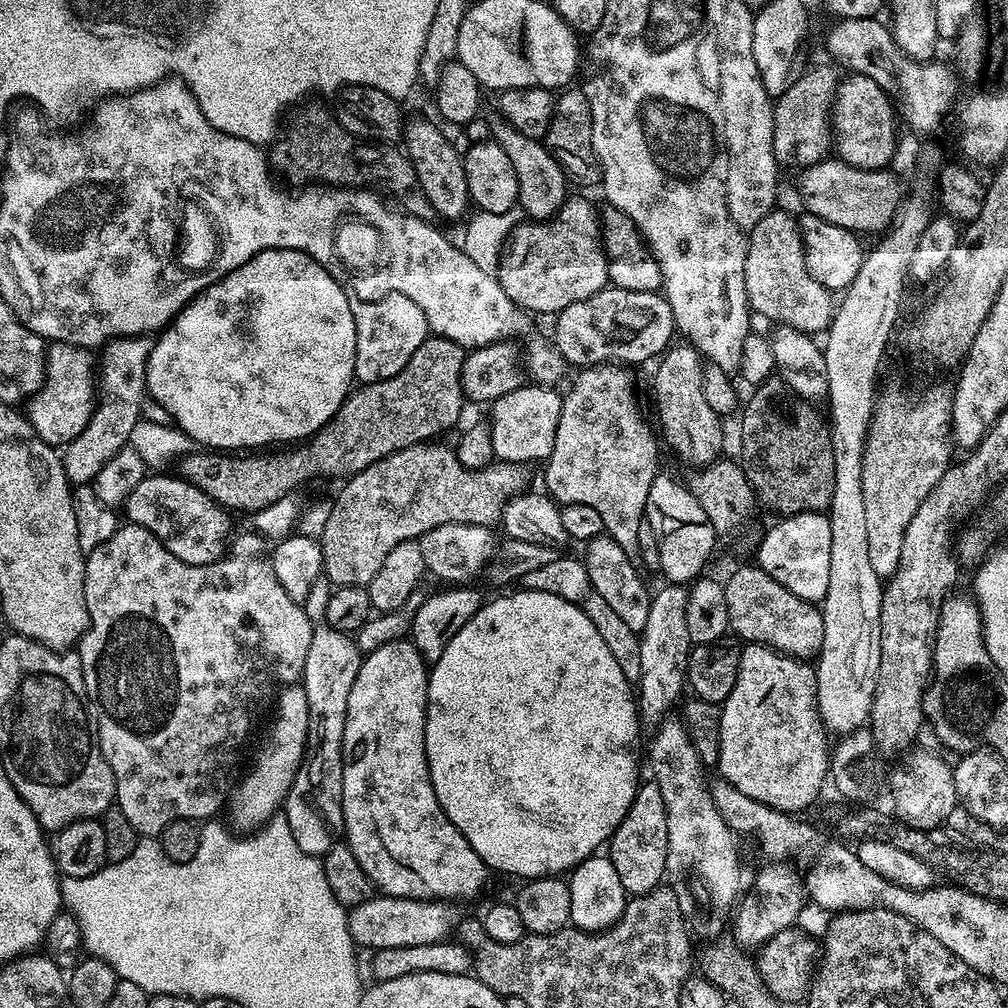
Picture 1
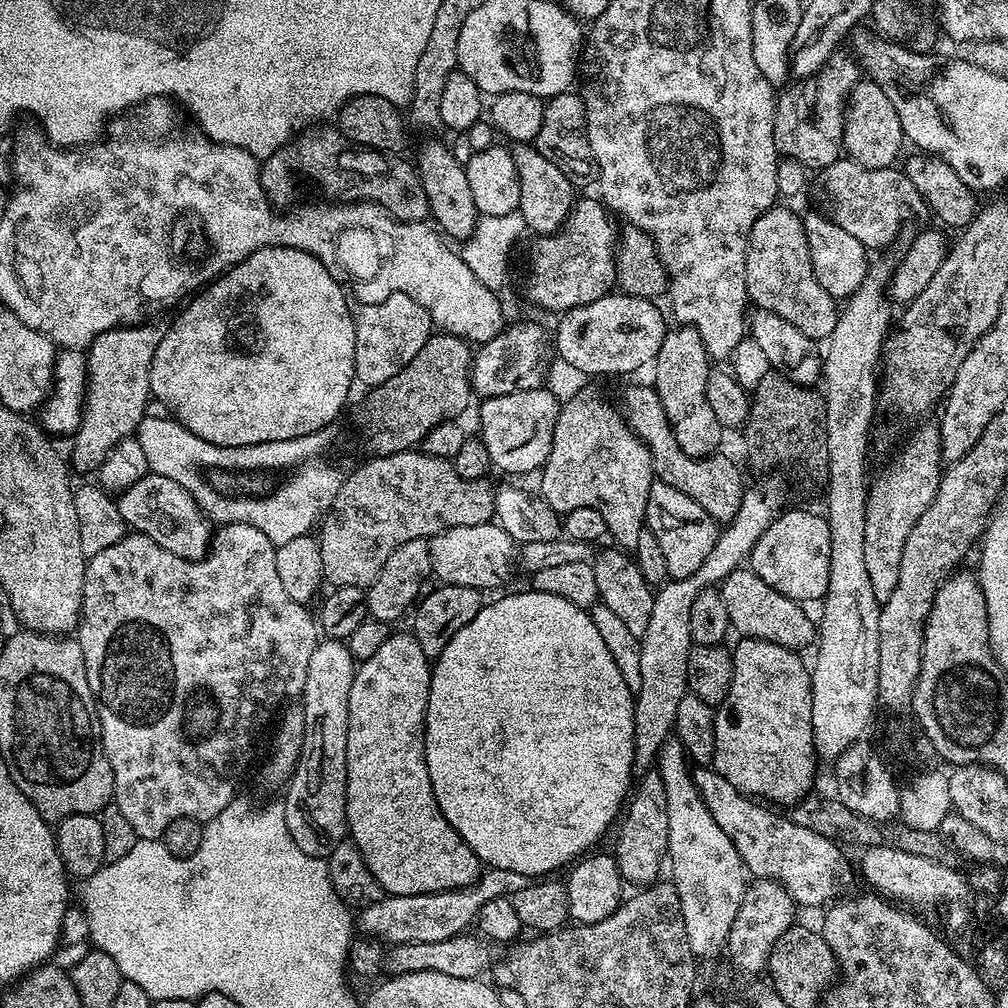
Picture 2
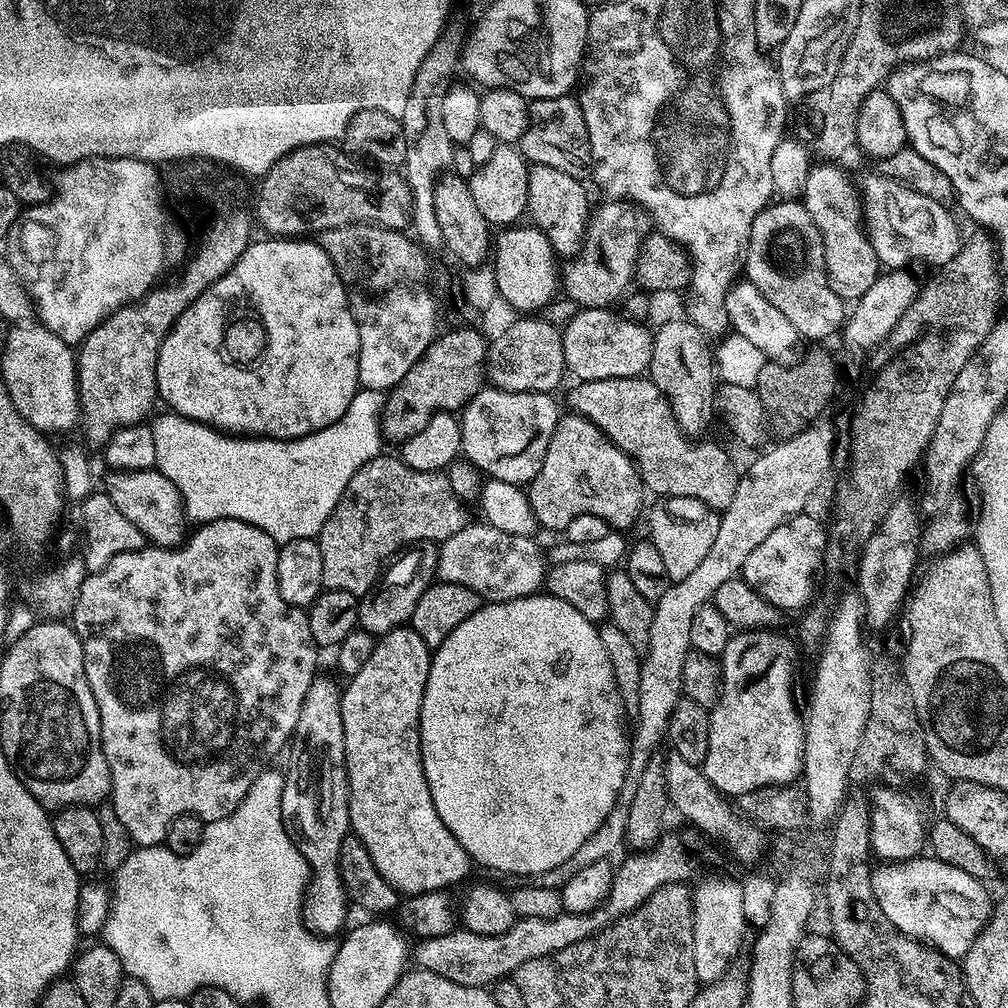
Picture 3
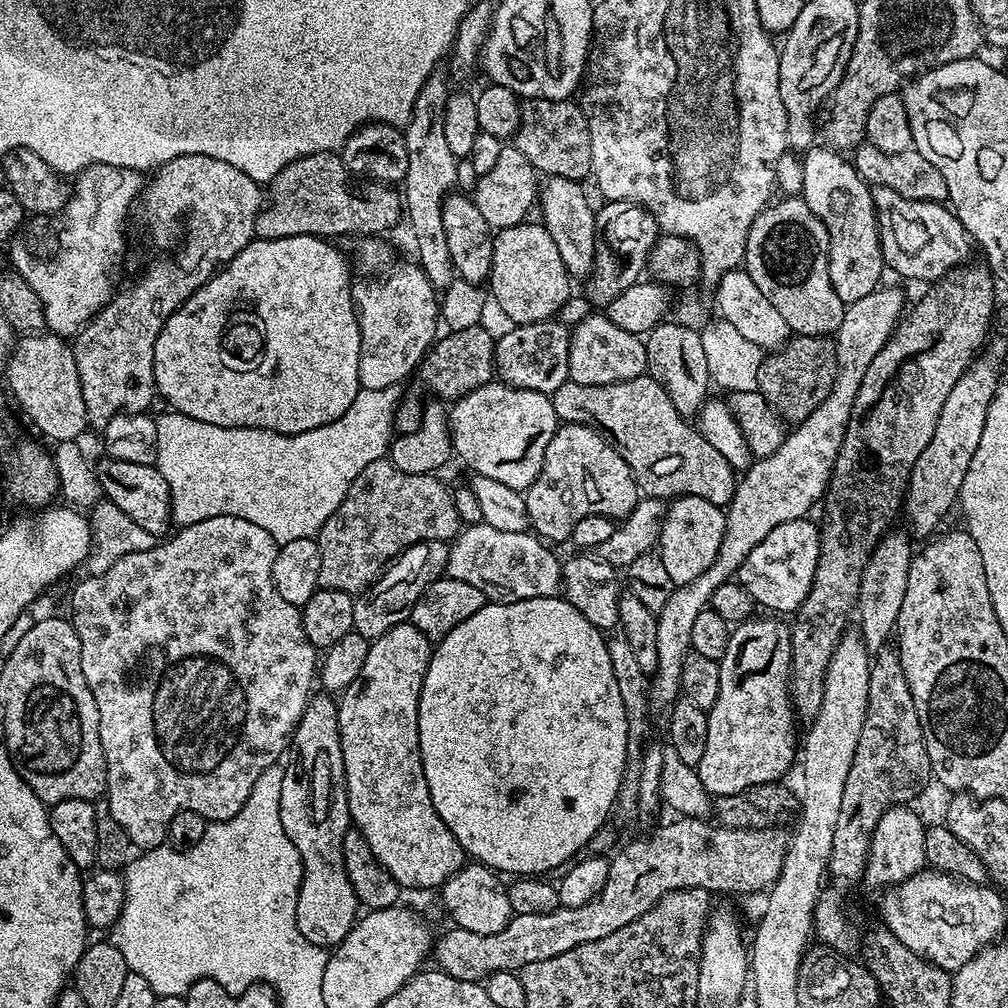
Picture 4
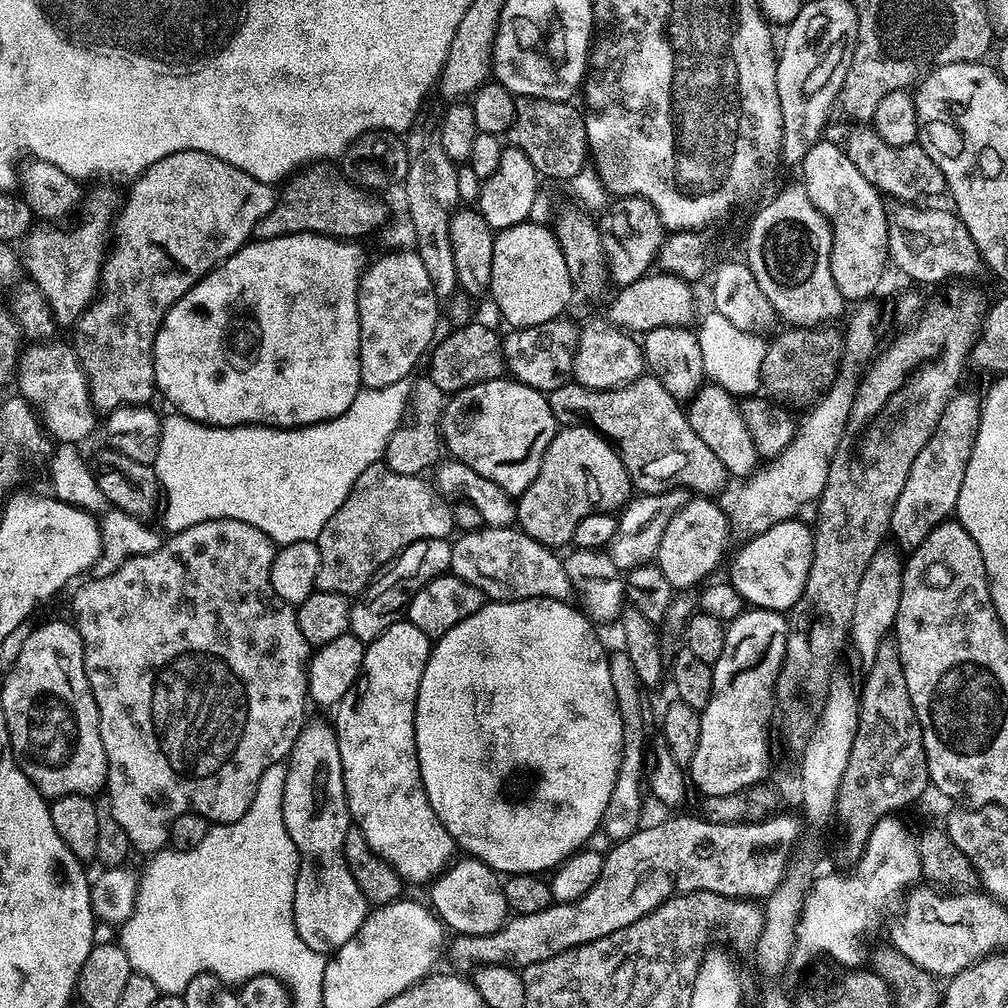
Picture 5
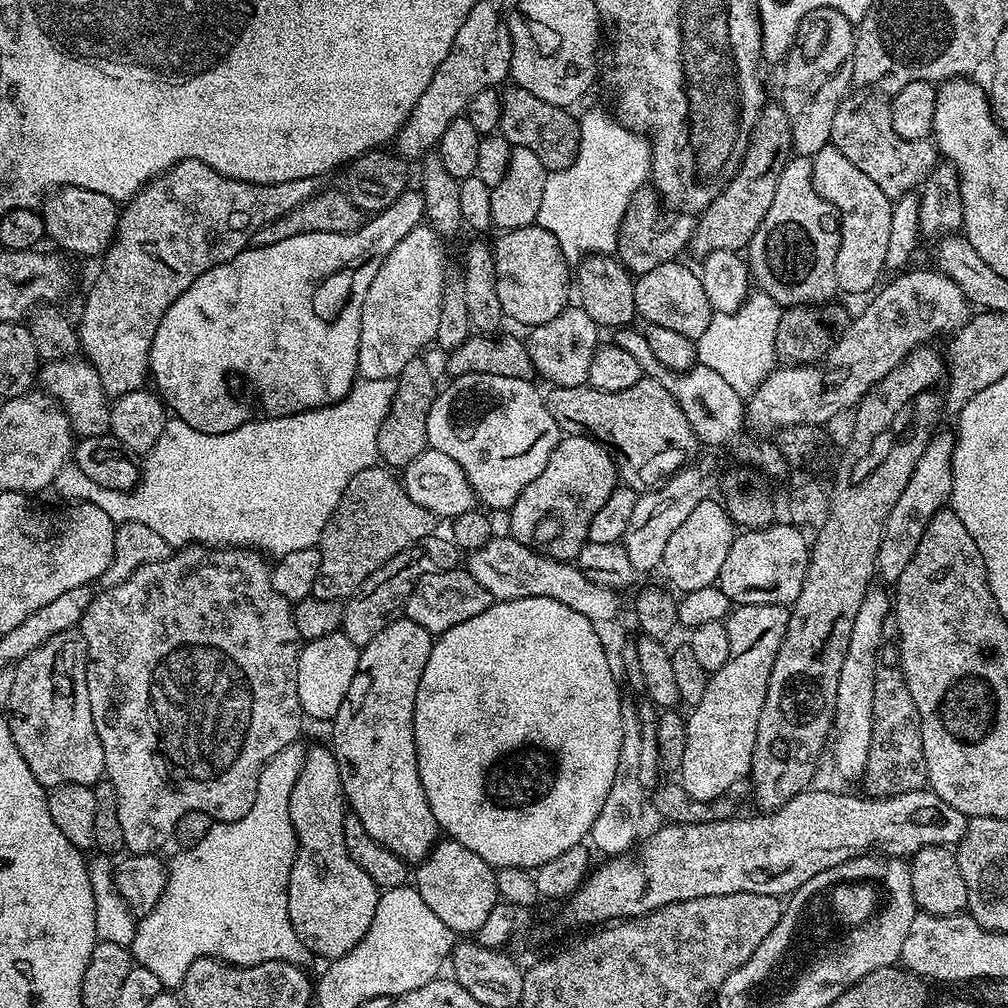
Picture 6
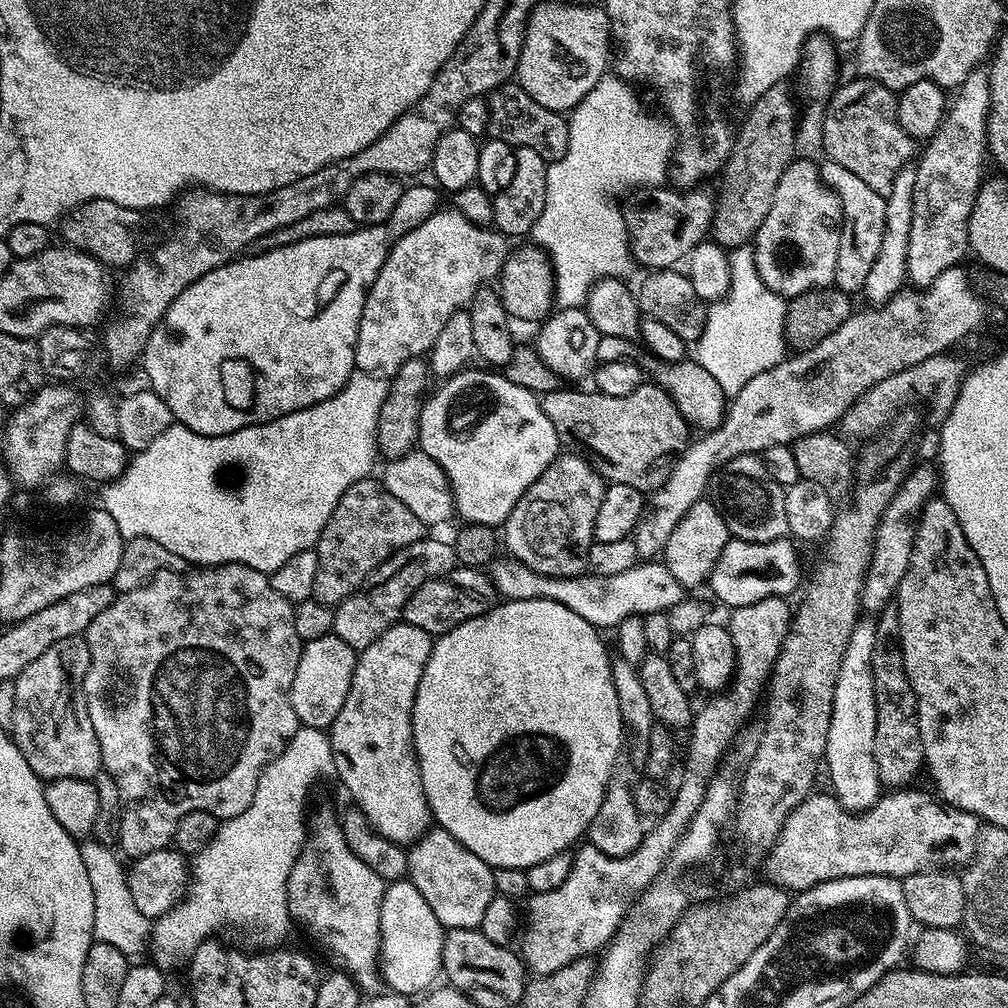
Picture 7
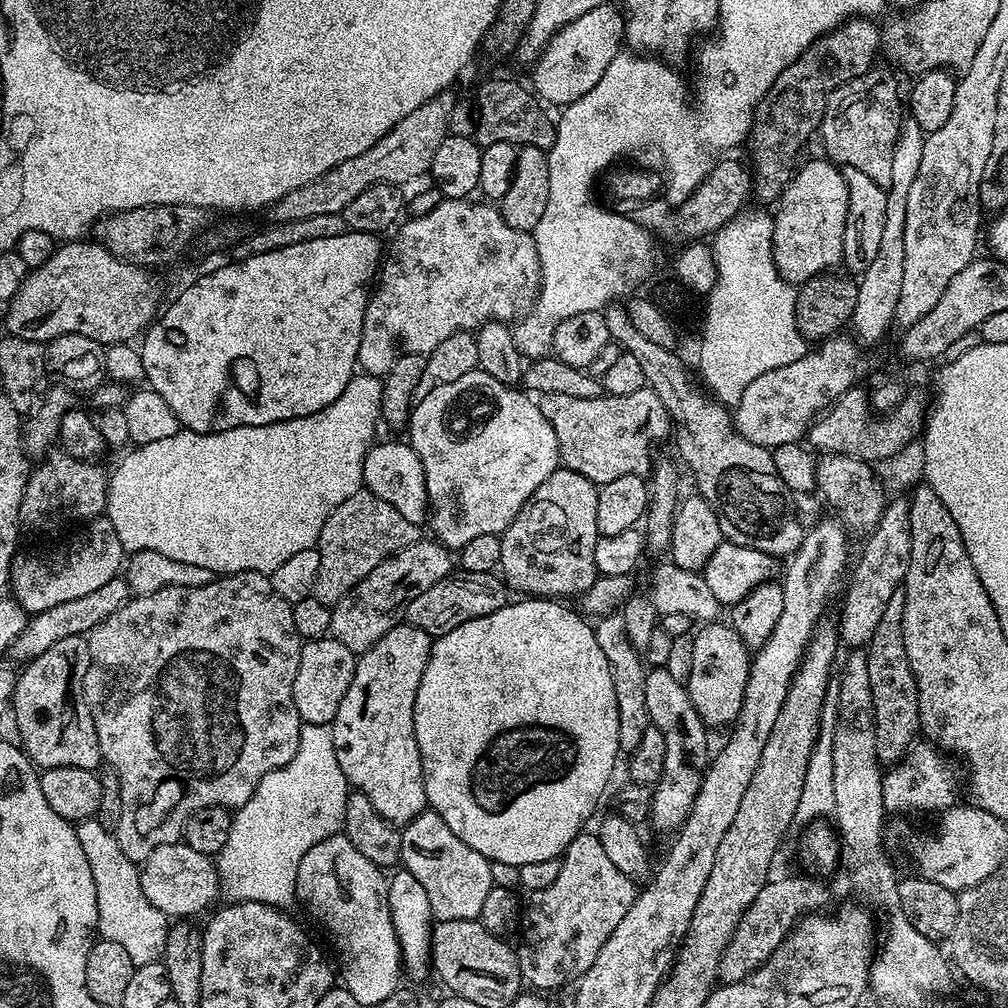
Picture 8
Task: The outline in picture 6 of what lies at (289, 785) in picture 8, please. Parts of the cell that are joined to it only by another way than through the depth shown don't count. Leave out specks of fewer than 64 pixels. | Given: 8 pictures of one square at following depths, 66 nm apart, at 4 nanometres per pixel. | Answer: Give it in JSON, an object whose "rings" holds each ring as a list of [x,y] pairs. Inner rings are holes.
{"rings":[[[297,742],[286,746],[278,754],[274,754],[274,758],[270,758],[270,762],[264,764],[262,774],[258,778],[258,794],[254,798],[254,806],[250,806],[249,812],[242,814],[242,818],[238,818],[234,822],[216,822],[206,834],[206,838],[202,838],[202,842],[198,842],[193,848],[186,848],[177,851],[177,856],[173,858],[172,864],[167,865],[167,880],[165,882],[165,890],[161,897],[158,898],[157,905],[145,916],[139,917],[136,925],[136,933],[130,945],[132,959],[137,965],[146,970],[151,970],[157,976],[161,986],[168,990],[176,990],[184,983],[184,975],[186,970],[190,970],[190,966],[198,958],[203,956],[215,956],[218,960],[223,960],[225,964],[234,964],[237,968],[249,968],[255,964],[262,962],[270,962],[271,960],[281,960],[287,964],[307,965],[310,959],[310,953],[305,948],[304,943],[296,937],[294,926],[290,922],[290,910],[288,909],[288,879],[290,878],[290,870],[292,863],[296,857],[296,835],[294,834],[294,826],[290,822],[290,790],[294,790],[294,782],[298,780],[298,774],[302,770],[302,762],[306,751],[305,745]]]}

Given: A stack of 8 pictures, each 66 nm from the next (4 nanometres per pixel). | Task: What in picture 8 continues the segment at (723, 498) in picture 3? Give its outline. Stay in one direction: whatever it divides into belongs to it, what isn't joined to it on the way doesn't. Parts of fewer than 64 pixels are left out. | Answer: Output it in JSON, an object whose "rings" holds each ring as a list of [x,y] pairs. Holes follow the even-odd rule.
{"rings":[[[647,386],[642,390],[634,390],[634,394],[602,394],[598,398],[570,398],[570,394],[546,394],[539,397],[538,403],[546,422],[550,422],[554,430],[554,438],[560,451],[560,464],[590,478],[597,486],[614,482],[614,478],[622,478],[622,474],[647,477],[654,467],[652,444],[666,439],[667,436],[669,439],[674,428],[668,418],[666,406],[662,406],[658,394],[654,394]]]}

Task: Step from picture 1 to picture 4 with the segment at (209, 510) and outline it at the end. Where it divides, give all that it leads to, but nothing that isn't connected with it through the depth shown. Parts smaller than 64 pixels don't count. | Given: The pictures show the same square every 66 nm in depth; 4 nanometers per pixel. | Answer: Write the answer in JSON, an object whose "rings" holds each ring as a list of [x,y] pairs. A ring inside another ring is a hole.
{"rings":[[[104,458],[100,465],[98,463],[95,465],[94,471],[103,499],[114,502],[114,506],[118,506],[118,510],[122,510],[122,514],[134,518],[134,522],[138,522],[138,526],[142,526],[142,530],[146,530],[150,535],[157,538],[169,535],[168,524],[173,523],[172,494],[168,490],[166,478],[162,478],[159,468]]]}

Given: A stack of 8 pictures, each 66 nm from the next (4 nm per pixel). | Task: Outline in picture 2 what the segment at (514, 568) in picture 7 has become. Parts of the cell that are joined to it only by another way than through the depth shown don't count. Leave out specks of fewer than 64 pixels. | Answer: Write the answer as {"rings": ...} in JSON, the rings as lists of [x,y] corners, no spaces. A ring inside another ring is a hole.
{"rings":[[[489,522],[474,526],[454,526],[447,528],[444,532],[437,532],[428,540],[430,562],[432,563],[431,575],[437,576],[440,584],[453,584],[454,586],[470,586],[481,590],[488,588],[500,588],[512,576],[512,567],[518,564],[518,545],[516,541],[502,530],[500,525]]]}

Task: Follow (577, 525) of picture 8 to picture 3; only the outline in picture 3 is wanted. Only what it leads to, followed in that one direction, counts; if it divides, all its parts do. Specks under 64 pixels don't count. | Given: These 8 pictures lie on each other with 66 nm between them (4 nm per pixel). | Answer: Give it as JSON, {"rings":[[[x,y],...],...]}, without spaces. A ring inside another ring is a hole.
{"rings":[[[561,415],[556,423],[550,446],[546,446],[546,458],[542,458],[542,470],[527,485],[528,501],[536,514],[537,523],[544,529],[562,530],[578,514],[598,514],[609,529],[625,530],[640,516],[640,507],[646,497],[646,485],[640,478],[640,469],[631,456],[626,455],[599,426],[592,424],[585,416]]]}

